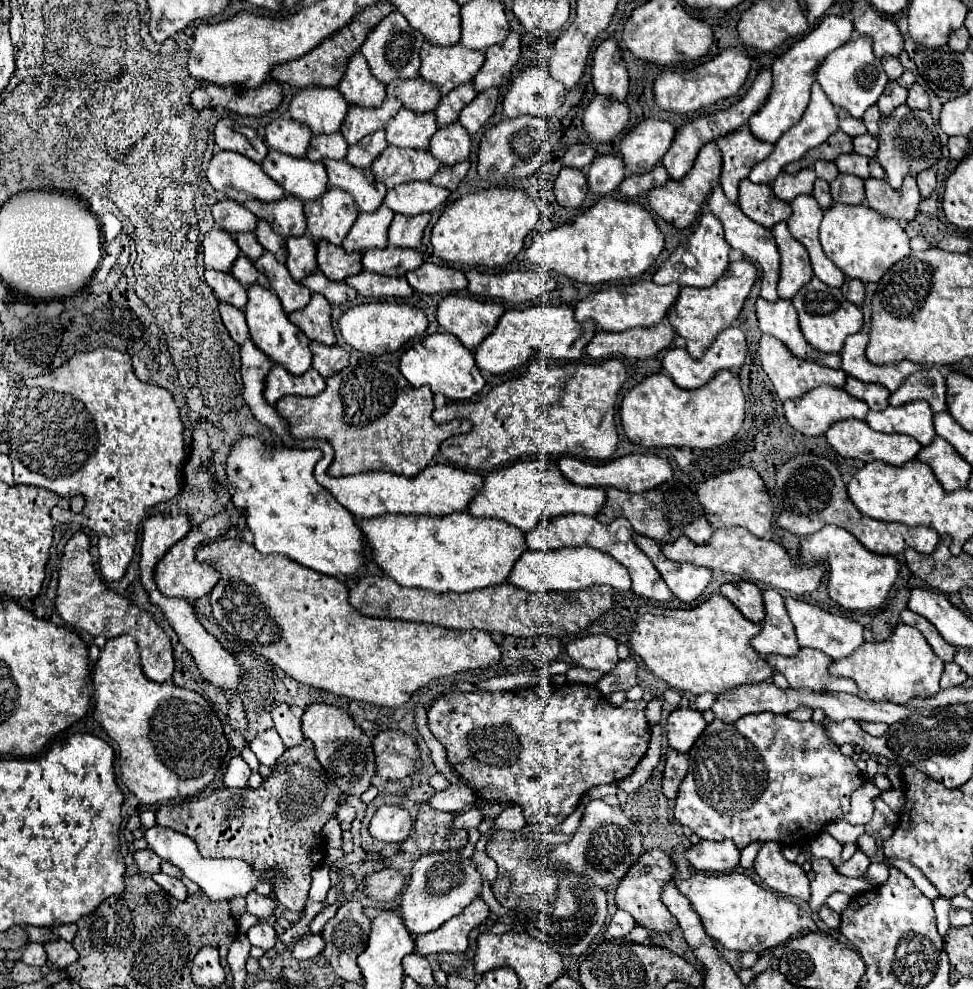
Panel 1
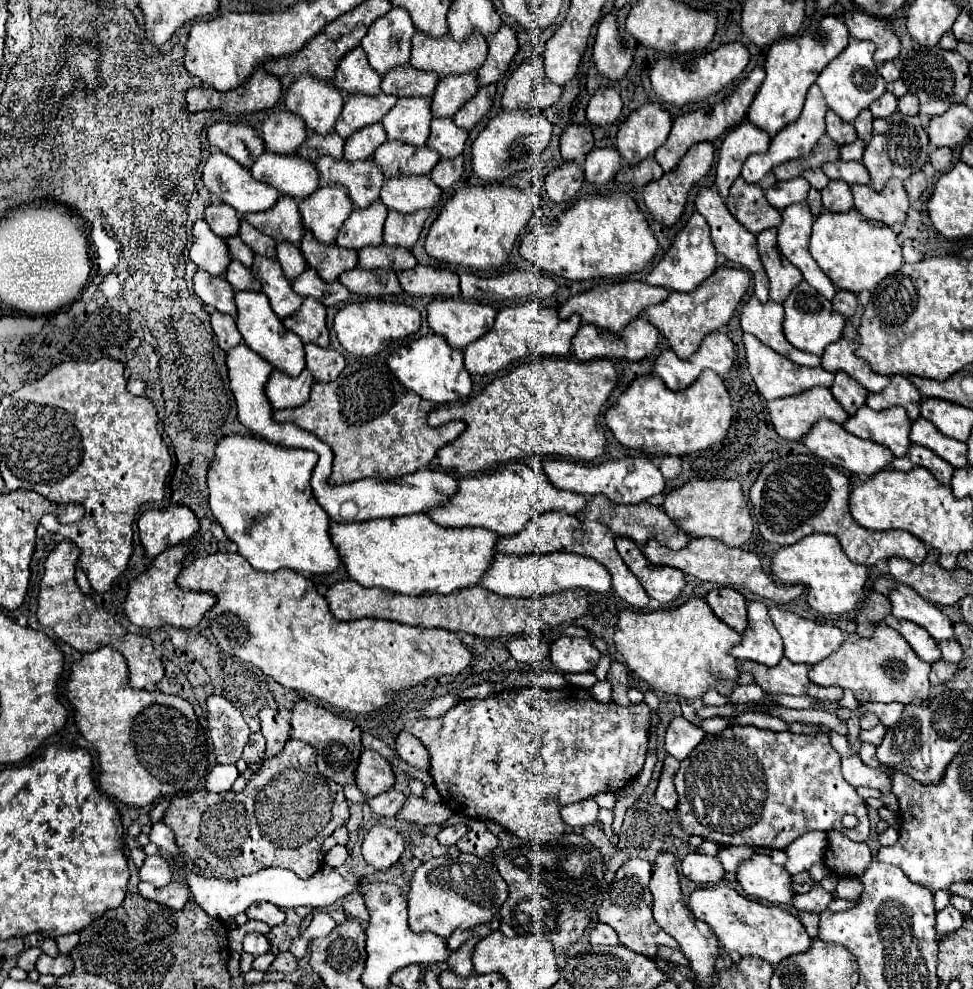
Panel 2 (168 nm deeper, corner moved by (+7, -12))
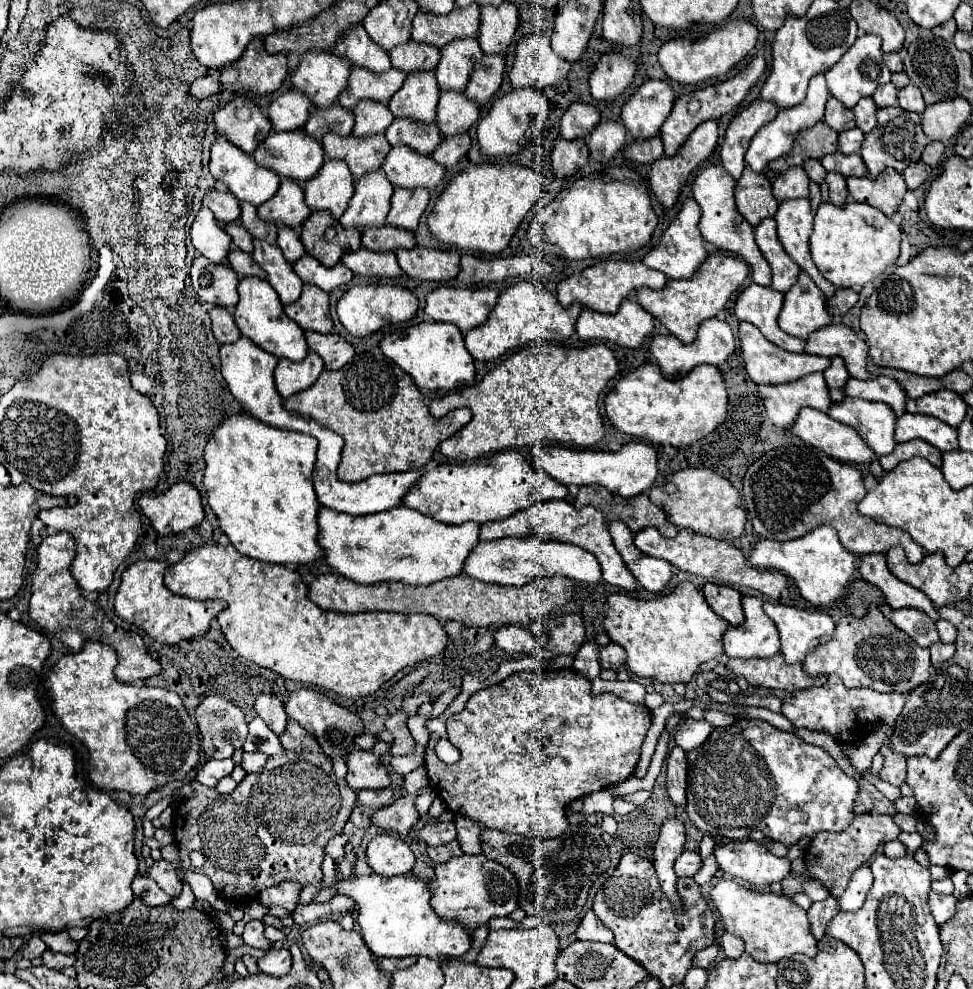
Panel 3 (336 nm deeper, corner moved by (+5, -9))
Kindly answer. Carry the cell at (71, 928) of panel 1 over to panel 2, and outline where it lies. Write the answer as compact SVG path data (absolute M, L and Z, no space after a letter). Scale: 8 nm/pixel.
M64 934L60 938L56 938L56 944L58 944L58 950L60 954L68 954L76 944L78 944L78 934Z

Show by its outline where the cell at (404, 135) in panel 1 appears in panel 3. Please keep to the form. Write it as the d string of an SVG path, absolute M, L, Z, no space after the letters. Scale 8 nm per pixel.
M434 69L410 73L404 85L392 95L388 103L390 111L396 117L410 117L432 123L436 119L436 105L440 97L440 87L436 83Z

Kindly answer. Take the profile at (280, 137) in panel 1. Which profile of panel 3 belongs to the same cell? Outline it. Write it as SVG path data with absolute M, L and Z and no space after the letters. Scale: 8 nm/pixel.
M288 89L286 93L278 95L268 109L268 117L272 121L274 131L302 129L310 115L310 107L310 99L298 89Z

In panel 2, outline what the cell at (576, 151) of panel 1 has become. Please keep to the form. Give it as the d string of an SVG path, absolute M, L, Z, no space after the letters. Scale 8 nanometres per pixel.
M568 126L560 138L560 154L566 162L580 162L594 148L594 138L590 130L582 126Z

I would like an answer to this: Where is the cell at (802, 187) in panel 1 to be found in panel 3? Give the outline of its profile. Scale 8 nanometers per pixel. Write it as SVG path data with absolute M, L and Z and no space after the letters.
M790 167L790 171L784 171L774 181L774 197L778 201L808 197L808 183L810 179L802 167Z

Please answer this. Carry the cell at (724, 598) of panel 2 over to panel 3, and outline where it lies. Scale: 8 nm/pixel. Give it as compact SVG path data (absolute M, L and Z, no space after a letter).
M706 583L702 587L702 593L708 601L708 605L716 611L716 615L720 615L724 621L728 621L728 625L738 625L744 619L744 611L742 611L742 595L732 589L732 587L722 587L722 585L714 585L714 583Z

